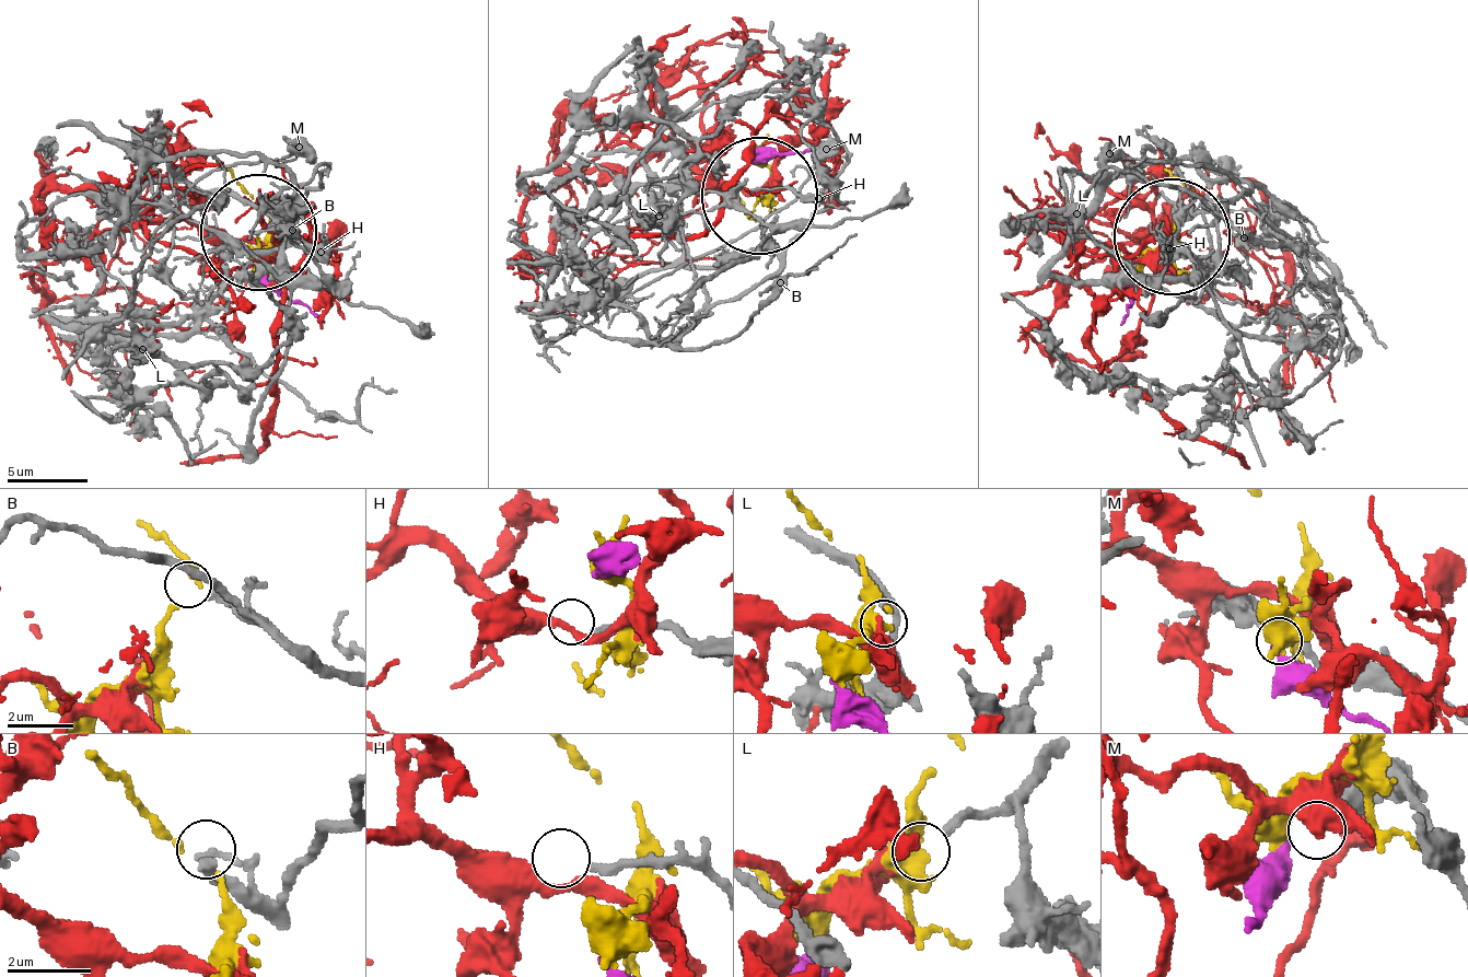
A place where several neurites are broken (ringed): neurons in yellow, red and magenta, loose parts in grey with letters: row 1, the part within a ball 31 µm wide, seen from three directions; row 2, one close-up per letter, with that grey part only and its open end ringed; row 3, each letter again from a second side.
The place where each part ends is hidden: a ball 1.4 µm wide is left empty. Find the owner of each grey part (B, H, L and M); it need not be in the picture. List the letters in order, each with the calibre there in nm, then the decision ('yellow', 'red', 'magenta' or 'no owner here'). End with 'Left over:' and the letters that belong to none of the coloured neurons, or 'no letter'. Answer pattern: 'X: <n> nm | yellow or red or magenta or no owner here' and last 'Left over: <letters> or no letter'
B: 300 nm | no owner here
H: 200 nm | no owner here
L: 240 nm | yellow
M: 280 nm | magenta
Left over: B, H

